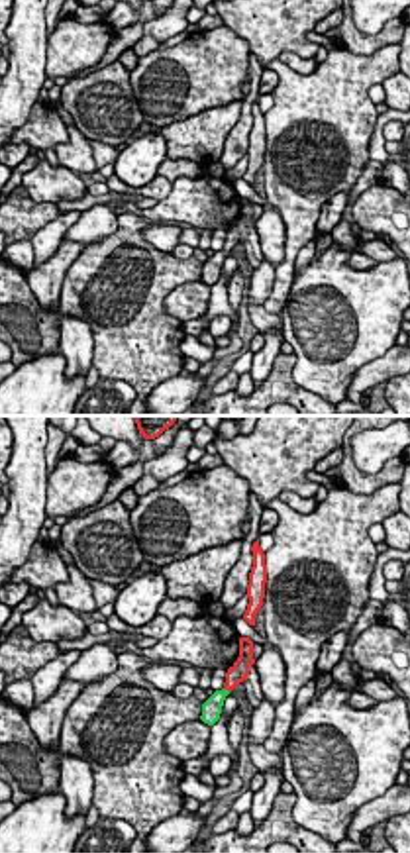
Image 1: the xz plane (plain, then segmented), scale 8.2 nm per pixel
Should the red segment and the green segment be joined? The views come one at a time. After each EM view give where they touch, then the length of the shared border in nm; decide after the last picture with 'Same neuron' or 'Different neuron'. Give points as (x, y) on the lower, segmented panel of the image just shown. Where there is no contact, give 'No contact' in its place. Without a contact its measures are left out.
Touches red at (228, 689). Shared border 70 nm

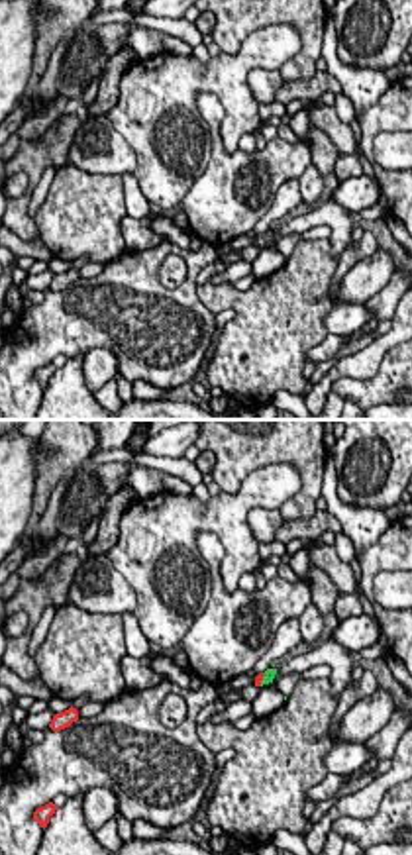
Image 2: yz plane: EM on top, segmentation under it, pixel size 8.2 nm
Touches red at (261, 679). Shared border 120 nm

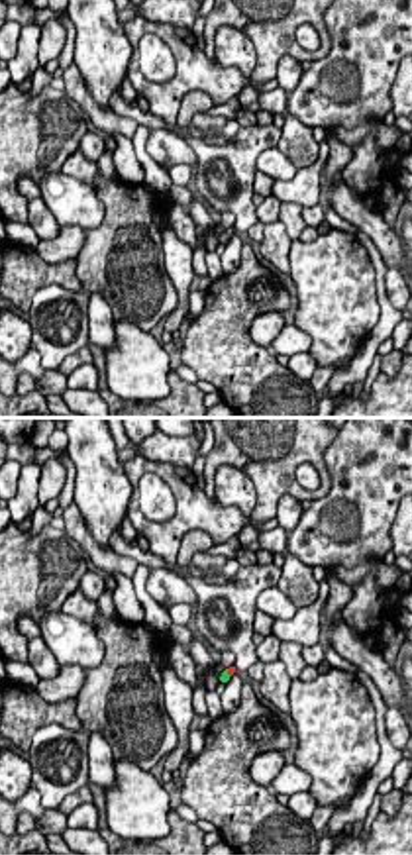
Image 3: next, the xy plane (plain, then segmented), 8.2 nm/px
Touches red at (228, 673). Shared border 70 nm

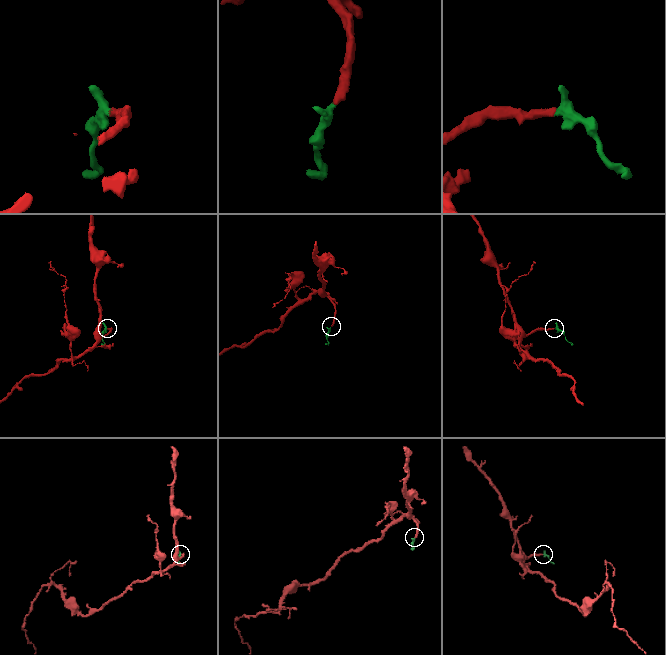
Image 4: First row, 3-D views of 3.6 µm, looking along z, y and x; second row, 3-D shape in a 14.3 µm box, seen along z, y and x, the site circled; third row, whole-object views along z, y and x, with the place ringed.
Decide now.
Same neuron

